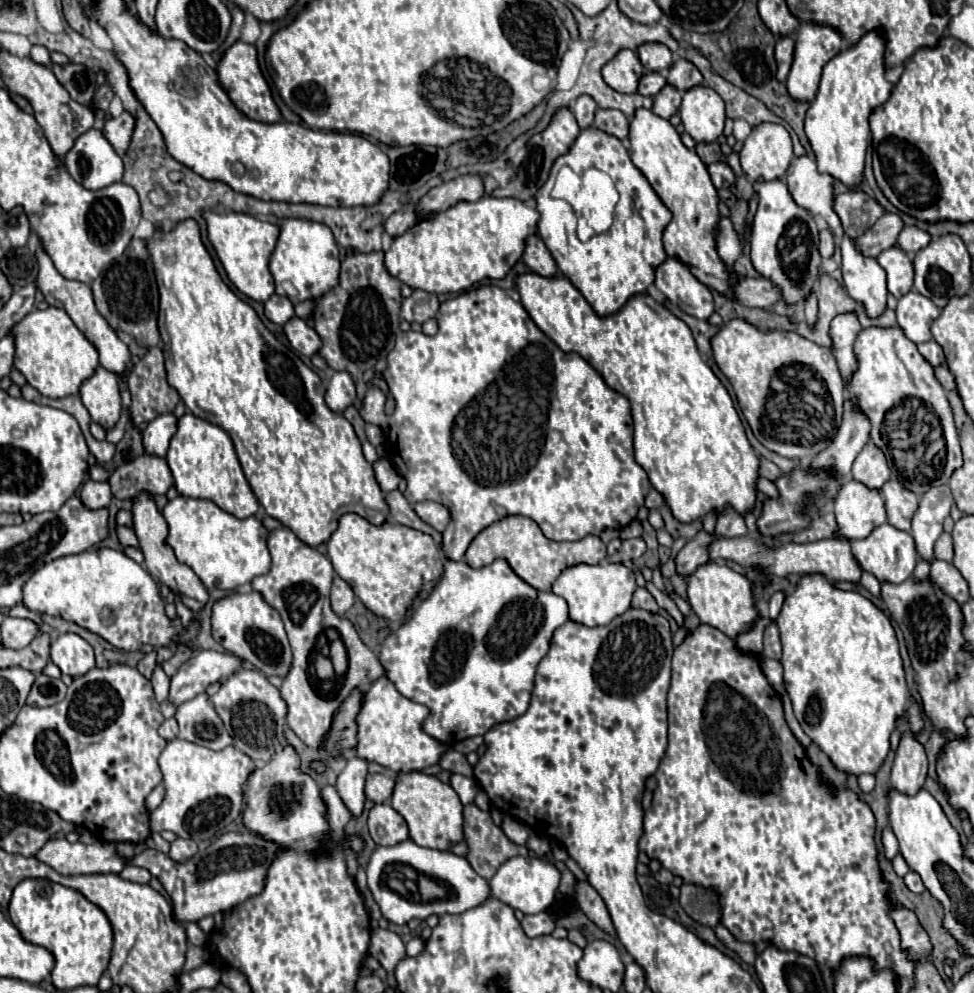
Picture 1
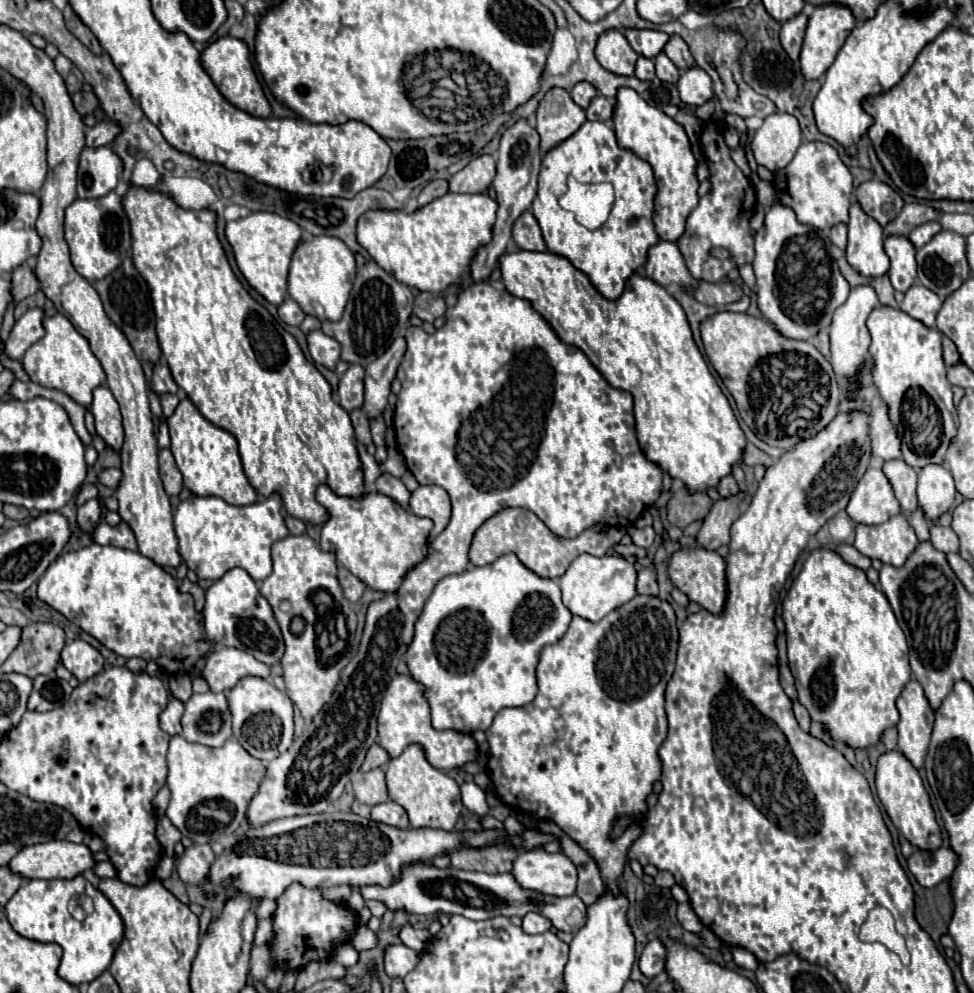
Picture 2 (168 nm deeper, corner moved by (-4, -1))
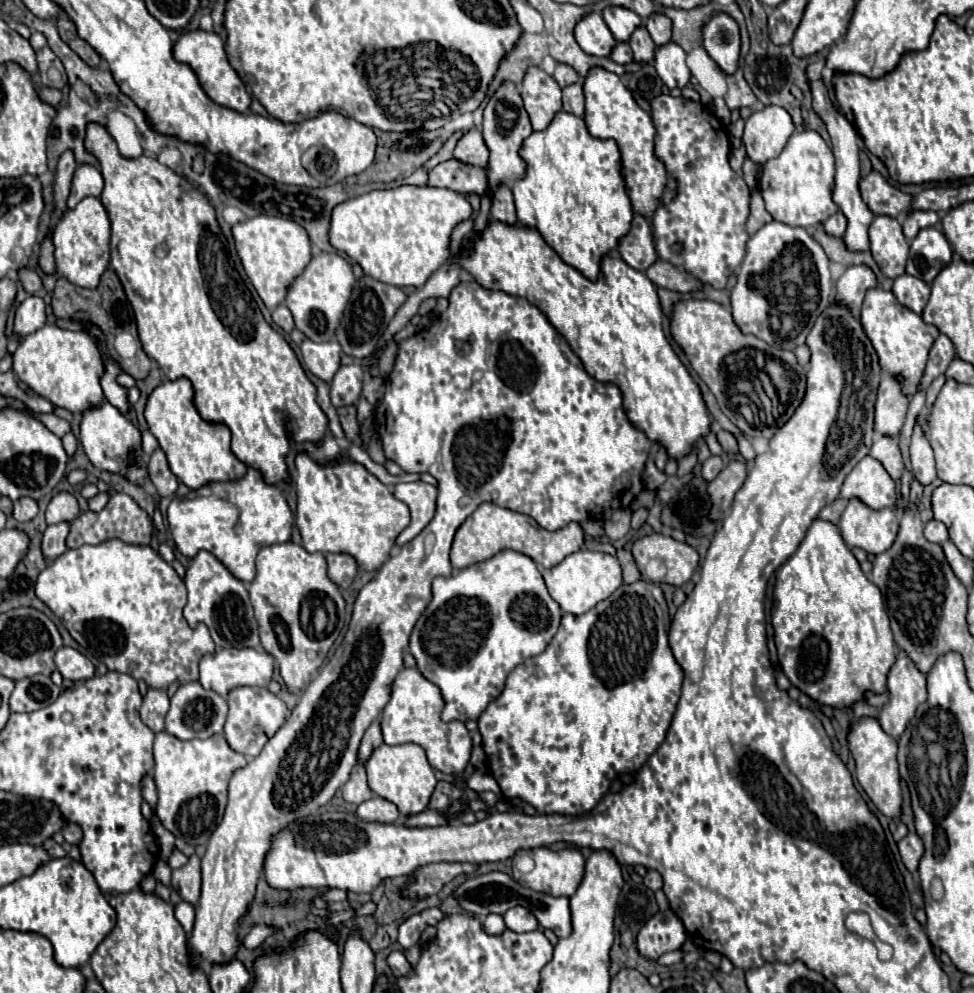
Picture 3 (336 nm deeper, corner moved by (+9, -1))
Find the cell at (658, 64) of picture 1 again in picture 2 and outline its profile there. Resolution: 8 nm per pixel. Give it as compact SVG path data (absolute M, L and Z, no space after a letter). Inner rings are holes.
M625 29L623 31L629 45L635 49L635 53L645 57L655 57L657 51L663 51L665 39L669 39L667 33L655 31L655 29Z

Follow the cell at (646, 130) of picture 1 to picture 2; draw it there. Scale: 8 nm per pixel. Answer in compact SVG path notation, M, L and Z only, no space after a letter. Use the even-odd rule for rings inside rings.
M619 87L613 109L613 127L621 147L631 149L635 155L645 159L655 173L657 195L655 195L655 215L653 223L661 239L677 241L685 231L685 219L689 211L697 205L697 187L695 177L695 157L689 147L683 125L667 117L661 109L651 107L641 95L629 87Z

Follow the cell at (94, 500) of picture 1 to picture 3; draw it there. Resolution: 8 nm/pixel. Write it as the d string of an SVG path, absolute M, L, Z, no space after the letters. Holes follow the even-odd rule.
M62 521L56 525L48 525L48 529L44 531L44 539L42 539L42 549L44 549L44 557L48 561L56 559L58 555L62 555L68 547L66 547L66 537L70 531L70 521Z

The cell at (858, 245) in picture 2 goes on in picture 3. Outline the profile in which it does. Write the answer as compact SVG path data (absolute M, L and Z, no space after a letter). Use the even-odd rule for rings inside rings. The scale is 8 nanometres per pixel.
M818 53L818 59L814 63L808 65L808 79L810 79L810 91L812 91L812 97L814 97L814 109L816 113L826 121L826 127L828 127L828 133L830 133L830 139L832 139L832 151L834 151L834 157L836 157L836 185L834 185L834 203L838 205L838 209L844 213L844 217L848 219L848 227L846 227L846 233L842 237L844 245L848 251L854 251L854 253L862 253L862 251L868 251L870 249L870 243L868 243L868 227L874 219L874 215L868 211L868 207L864 205L862 197L860 197L860 191L858 191L858 181L860 181L860 161L858 161L858 133L854 129L852 123L846 121L844 115L836 113L832 109L832 101L828 97L828 91L822 83L822 71L824 69L824 53Z

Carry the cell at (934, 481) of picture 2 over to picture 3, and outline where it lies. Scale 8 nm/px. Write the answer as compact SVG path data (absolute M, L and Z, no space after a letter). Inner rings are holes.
M918 425L914 427L914 435L912 435L912 443L910 443L910 461L912 461L914 477L922 487L930 485L938 477L932 447L928 443L926 433Z

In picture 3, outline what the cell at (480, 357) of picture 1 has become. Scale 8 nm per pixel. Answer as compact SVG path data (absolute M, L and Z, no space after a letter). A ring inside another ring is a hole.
M462 281L452 295L448 297L450 305L448 309L432 323L430 329L416 333L410 339L404 339L398 343L398 353L396 353L396 363L392 373L386 377L386 393L382 403L376 407L376 431L380 435L384 453L388 459L396 461L406 473L430 473L436 481L438 481L438 509L436 509L436 517L424 527L424 531L414 537L410 543L402 545L376 573L376 577L362 587L362 591L358 593L358 601L354 603L354 613L352 613L352 621L348 625L348 633L342 641L342 645L336 649L334 657L316 673L316 677L310 681L310 685L302 691L298 705L294 707L292 715L286 719L286 723L282 725L282 729L264 745L264 749L260 751L260 755L256 759L252 759L246 767L242 767L240 771L236 771L230 779L228 785L228 805L226 805L226 813L222 823L216 827L216 831L212 833L210 841L208 841L208 849L202 857L202 895L200 901L196 905L196 919L194 919L194 929L188 935L188 953L190 953L190 965L192 967L212 967L216 963L230 963L240 947L238 941L238 921L250 911L250 903L254 901L254 891L256 891L256 881L260 877L262 871L262 861L266 851L270 849L270 837L286 827L288 823L296 821L298 817L308 817L310 813L318 811L322 805L326 805L338 787L342 787L348 781L348 775L352 771L352 767L358 763L358 745L360 739L364 735L364 731L372 725L372 719L378 719L380 711L384 709L384 705L390 699L390 683L396 677L396 673L402 669L402 653L408 645L408 637L412 633L414 623L418 621L418 617L424 613L424 607L430 603L432 593L430 593L430 583L434 577L438 575L450 575L452 573L452 563L450 563L450 547L452 547L452 539L454 533L458 531L458 527L466 521L466 517L482 503L482 501L490 501L496 503L500 507L524 513L528 517L532 517L540 527L548 529L548 531L556 531L562 529L564 525L568 525L570 521L584 521L584 519L606 519L610 513L614 513L616 509L626 509L630 507L630 503L634 501L634 497L644 489L642 483L642 473L646 469L646 461L648 461L648 453L652 443L646 439L646 435L642 431L638 431L636 427L630 425L624 409L622 409L622 393L616 385L612 383L600 383L598 389L598 381L594 377L590 377L580 359L576 357L576 353L570 349L570 345L566 343L566 339L550 325L550 321L544 317L544 313L530 305L526 299L522 297L514 297L514 295L506 295L502 291L488 291L482 285L478 285L476 281Z

